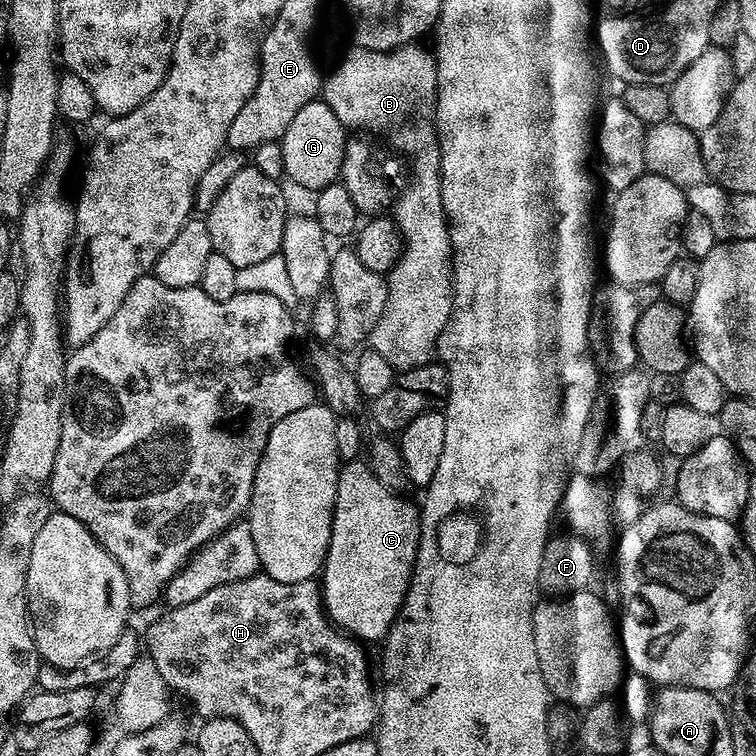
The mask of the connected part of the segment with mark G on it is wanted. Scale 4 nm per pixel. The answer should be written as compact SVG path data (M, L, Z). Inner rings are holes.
M323 99L306 102L306 106L302 106L302 110L298 110L296 117L290 121L290 126L286 126L286 134L280 139L284 176L292 179L298 187L305 188L309 194L337 183L349 139L344 124L338 122L338 114L334 114Z

